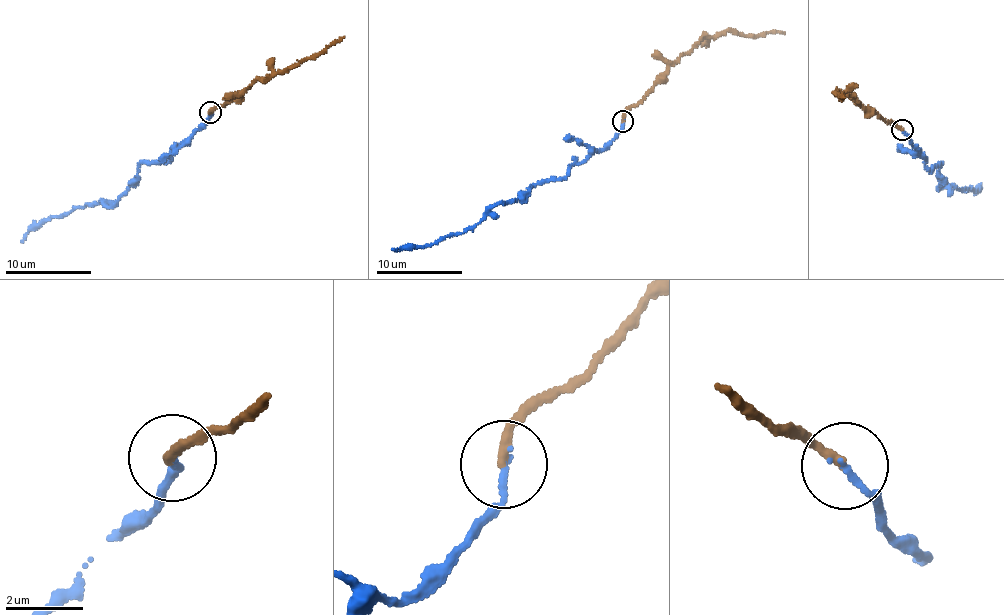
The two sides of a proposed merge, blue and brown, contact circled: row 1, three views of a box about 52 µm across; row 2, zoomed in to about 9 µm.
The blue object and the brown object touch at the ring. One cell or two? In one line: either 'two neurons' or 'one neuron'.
one neuron

